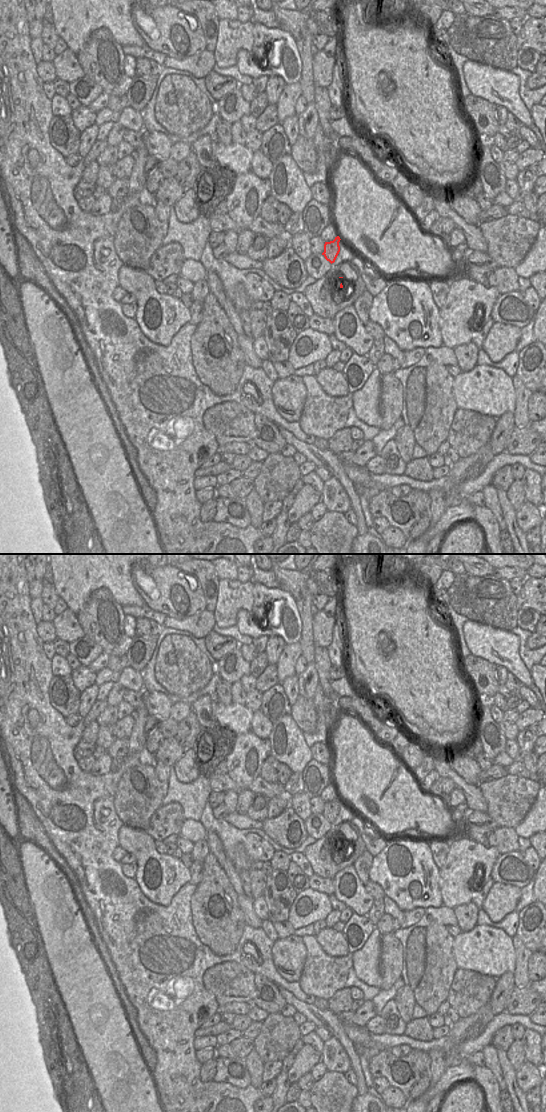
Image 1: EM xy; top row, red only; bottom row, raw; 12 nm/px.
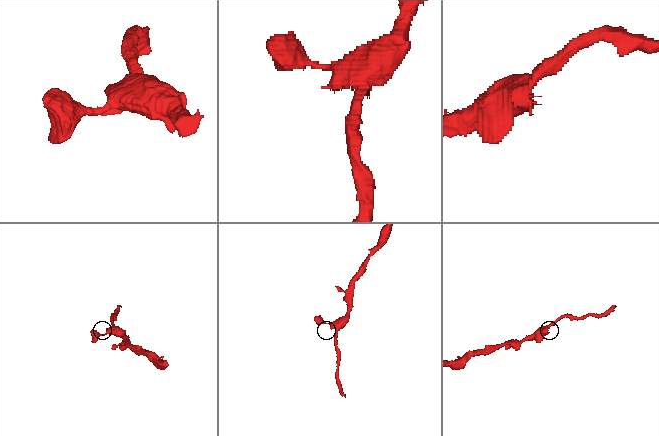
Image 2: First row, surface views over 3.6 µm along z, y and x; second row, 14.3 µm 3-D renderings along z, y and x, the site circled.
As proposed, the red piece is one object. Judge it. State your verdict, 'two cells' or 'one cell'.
two cells

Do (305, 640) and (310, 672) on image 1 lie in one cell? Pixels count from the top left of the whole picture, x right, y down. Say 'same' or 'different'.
different

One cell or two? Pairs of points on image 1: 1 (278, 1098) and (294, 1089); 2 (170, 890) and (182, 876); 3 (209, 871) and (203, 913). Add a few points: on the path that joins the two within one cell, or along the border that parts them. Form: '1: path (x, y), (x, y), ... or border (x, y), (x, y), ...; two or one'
1: border (290, 1085), (284, 1101); two
2: path (171, 887), (179, 879); one
3: path (209, 881), (209, 898), (207, 903); one

